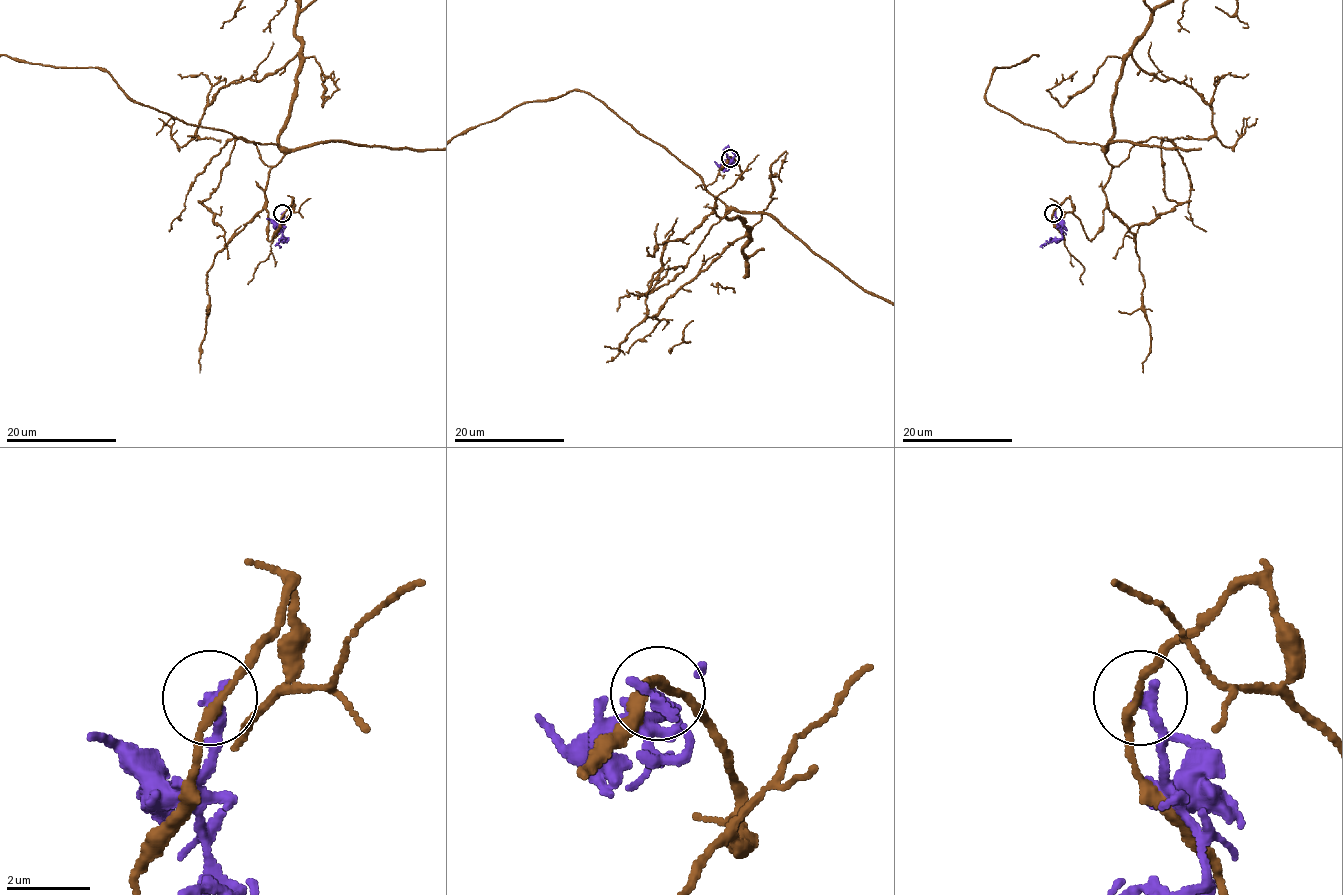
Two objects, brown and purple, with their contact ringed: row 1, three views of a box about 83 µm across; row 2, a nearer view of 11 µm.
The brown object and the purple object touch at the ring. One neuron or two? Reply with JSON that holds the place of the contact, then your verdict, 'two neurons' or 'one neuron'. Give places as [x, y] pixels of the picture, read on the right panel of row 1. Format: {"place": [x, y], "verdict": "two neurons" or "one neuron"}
{"place": [1053, 213], "verdict": "two neurons"}

